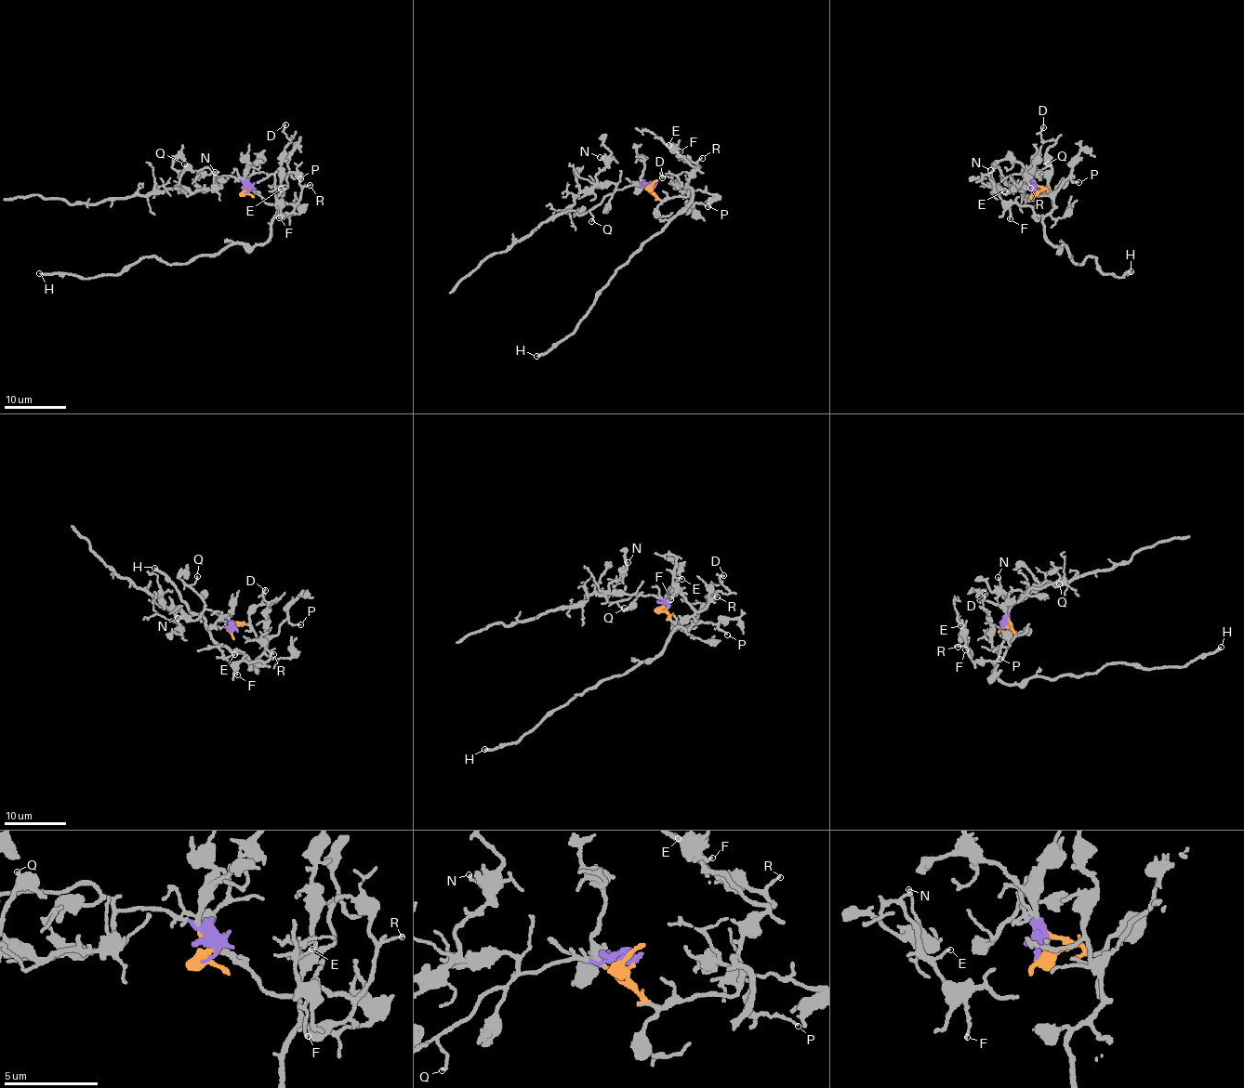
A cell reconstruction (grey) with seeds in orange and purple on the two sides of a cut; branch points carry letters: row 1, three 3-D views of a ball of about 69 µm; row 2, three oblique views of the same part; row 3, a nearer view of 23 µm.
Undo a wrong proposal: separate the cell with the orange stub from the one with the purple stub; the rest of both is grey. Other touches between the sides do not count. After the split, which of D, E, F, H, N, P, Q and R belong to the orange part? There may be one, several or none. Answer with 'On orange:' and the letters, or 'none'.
On orange: D, E, F, H, P, R

